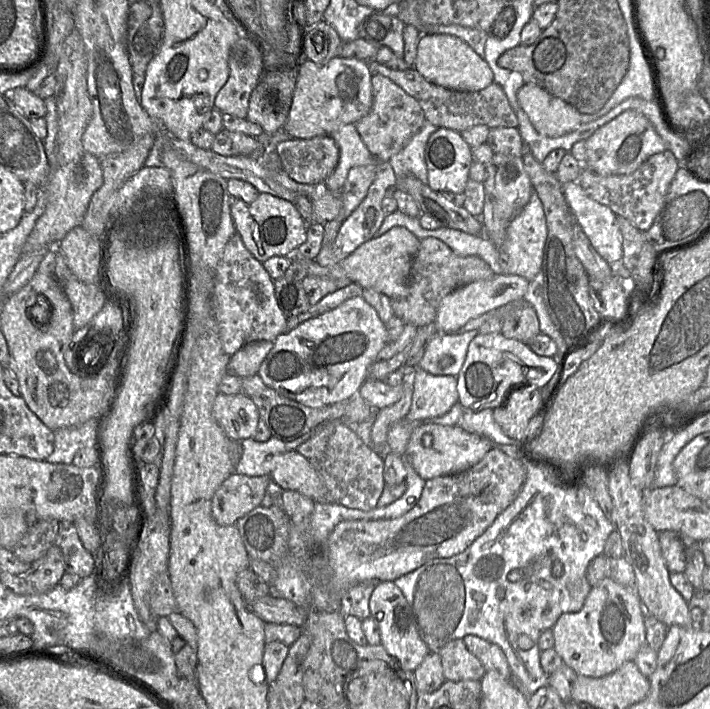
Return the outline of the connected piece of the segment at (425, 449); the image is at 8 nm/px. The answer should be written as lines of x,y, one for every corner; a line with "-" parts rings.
422,423
411,433
405,450
405,458
424,480
451,475
467,470
479,462
493,448
487,437
468,432
457,425

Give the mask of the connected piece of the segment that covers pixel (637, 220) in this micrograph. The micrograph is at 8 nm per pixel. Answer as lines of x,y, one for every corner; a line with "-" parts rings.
665,150
646,160
636,171
625,175
600,175
582,166
578,184
594,201
609,207
617,216
630,221
642,232
647,231
664,205
669,186
679,168
673,153

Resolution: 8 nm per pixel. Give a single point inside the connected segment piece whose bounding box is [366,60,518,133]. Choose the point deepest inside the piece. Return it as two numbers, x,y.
457,110

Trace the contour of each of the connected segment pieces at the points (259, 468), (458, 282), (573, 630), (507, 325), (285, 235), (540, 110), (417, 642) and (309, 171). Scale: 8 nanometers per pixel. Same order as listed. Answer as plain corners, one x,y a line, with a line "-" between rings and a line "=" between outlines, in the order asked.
306,434
288,442
279,440
273,435
265,442
256,441
254,437
242,440
242,455
236,464
235,472
252,477
270,475
277,464
277,456
297,450
310,435
=
435,237
421,239
412,262
407,294
391,299
393,313
405,324
416,327
427,325
435,321
439,304
446,295
461,286
490,278
492,275
489,264
479,256
459,256
446,243
=
606,577
592,587
578,612
559,616
552,628
553,648
577,675
606,676
625,662
634,660
642,645
646,644
644,616
645,609
635,589
=
525,300
506,304
501,319
500,333
506,338
527,342
540,332
539,319
535,309
=
259,193
251,203
235,199
231,214
236,233
241,237
248,251
261,263
274,256
292,256
306,241
308,225
293,202
=
525,83
517,92
517,101
535,130
546,137
563,136
581,125
581,114
573,106
536,85
=
394,581
377,582
369,598
370,616
377,620
381,645
403,670
414,671
430,653
420,638
413,611
=
330,135
284,140
275,149
287,175
312,186
324,185
339,160
339,147

